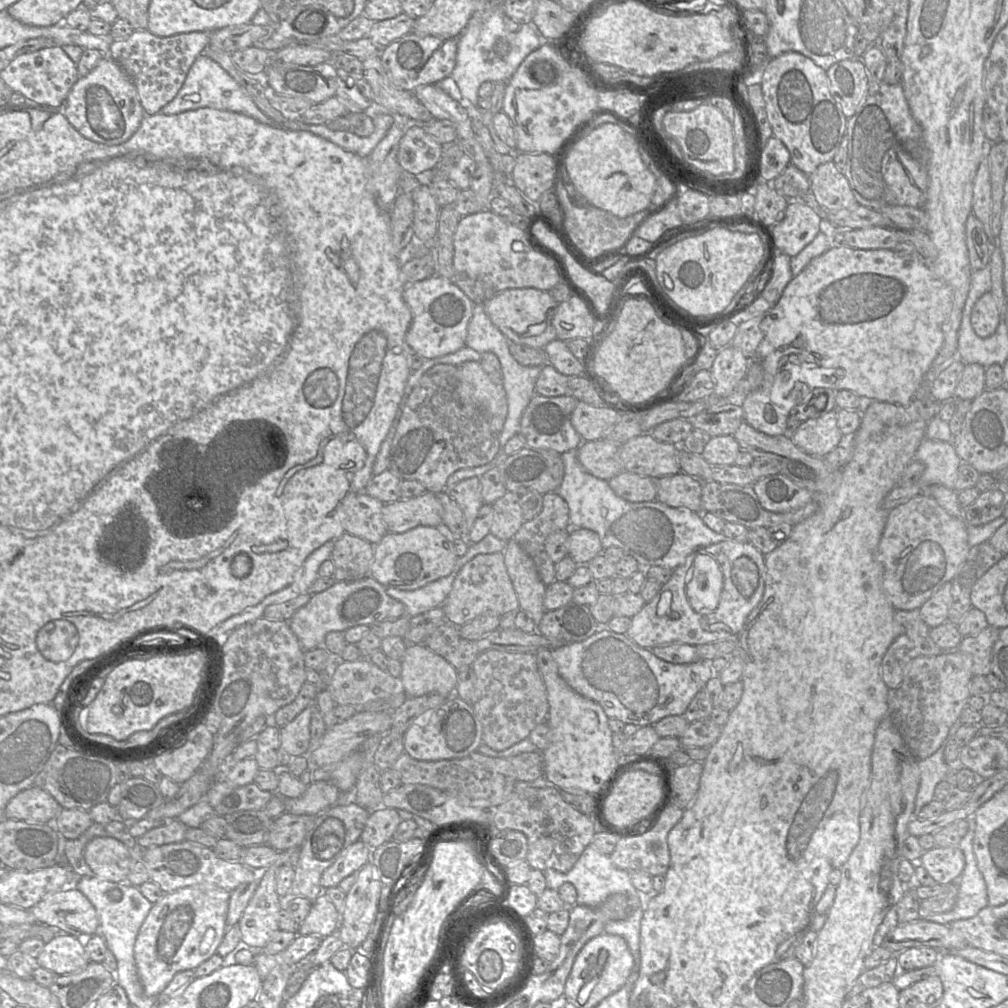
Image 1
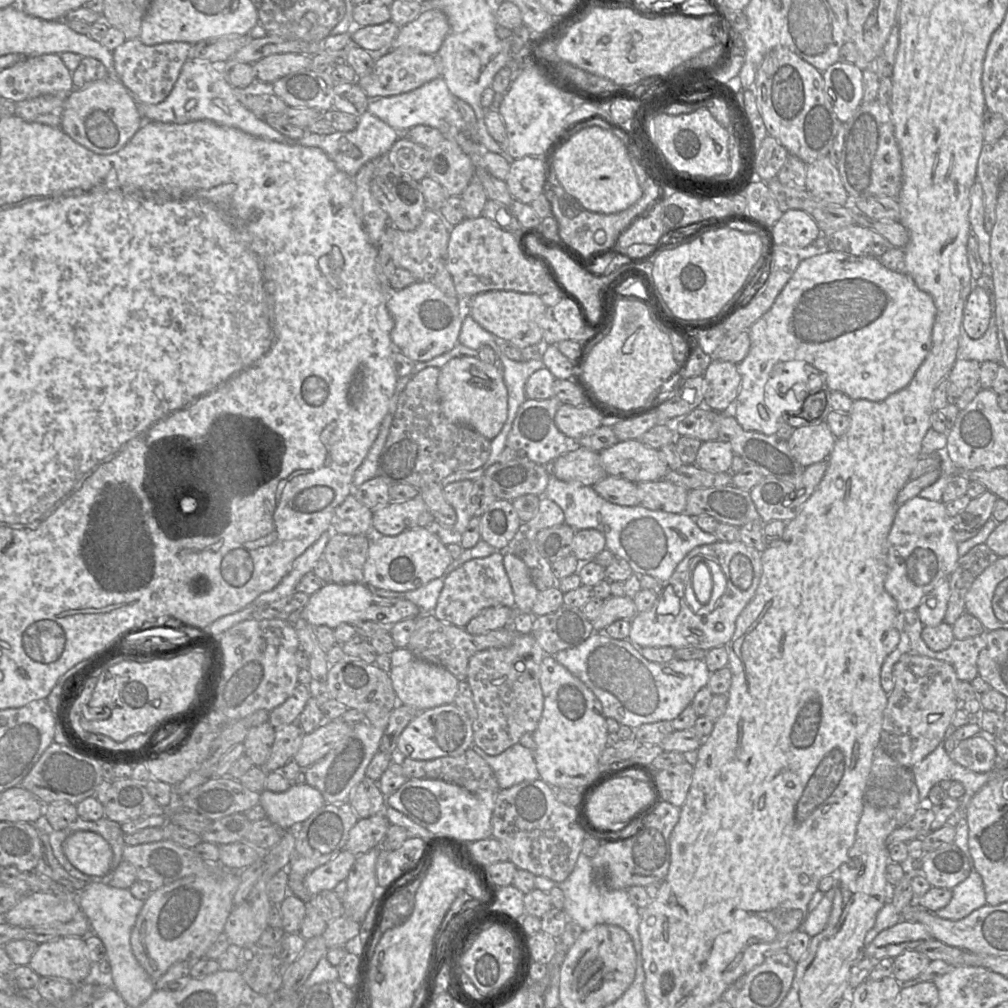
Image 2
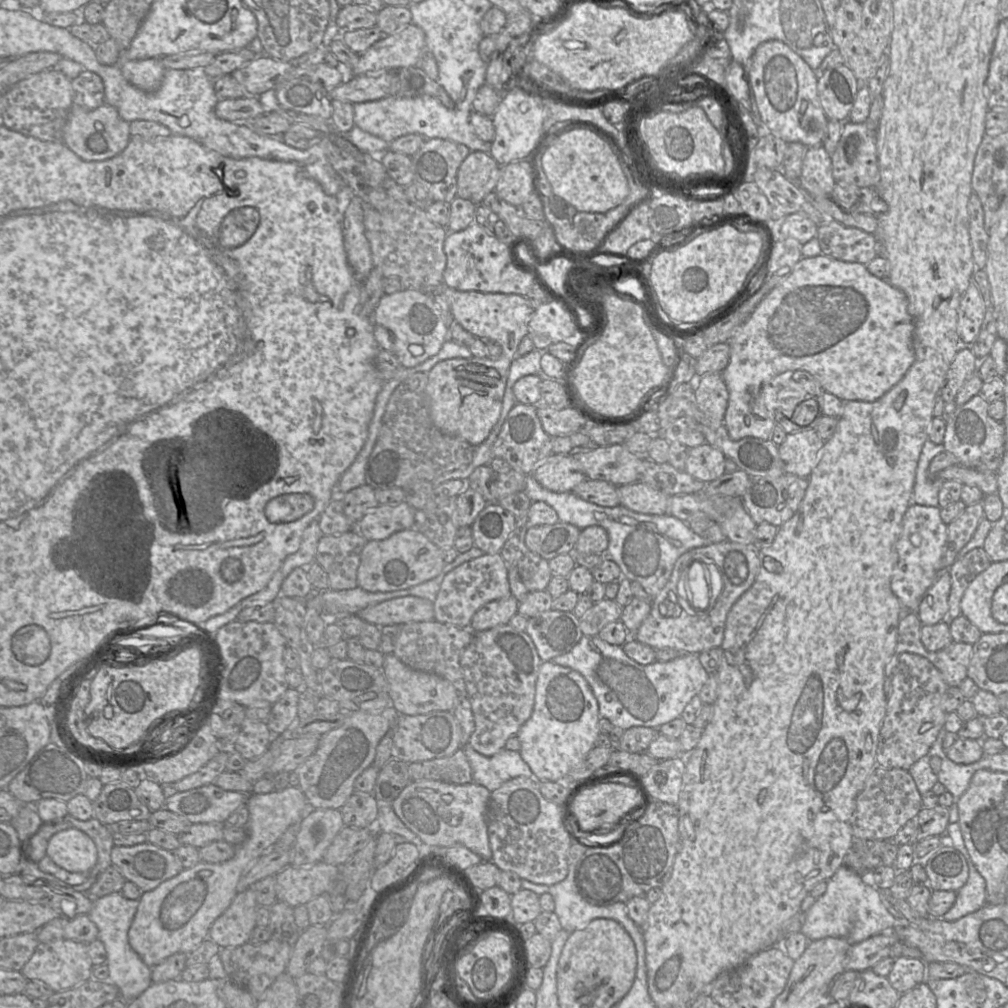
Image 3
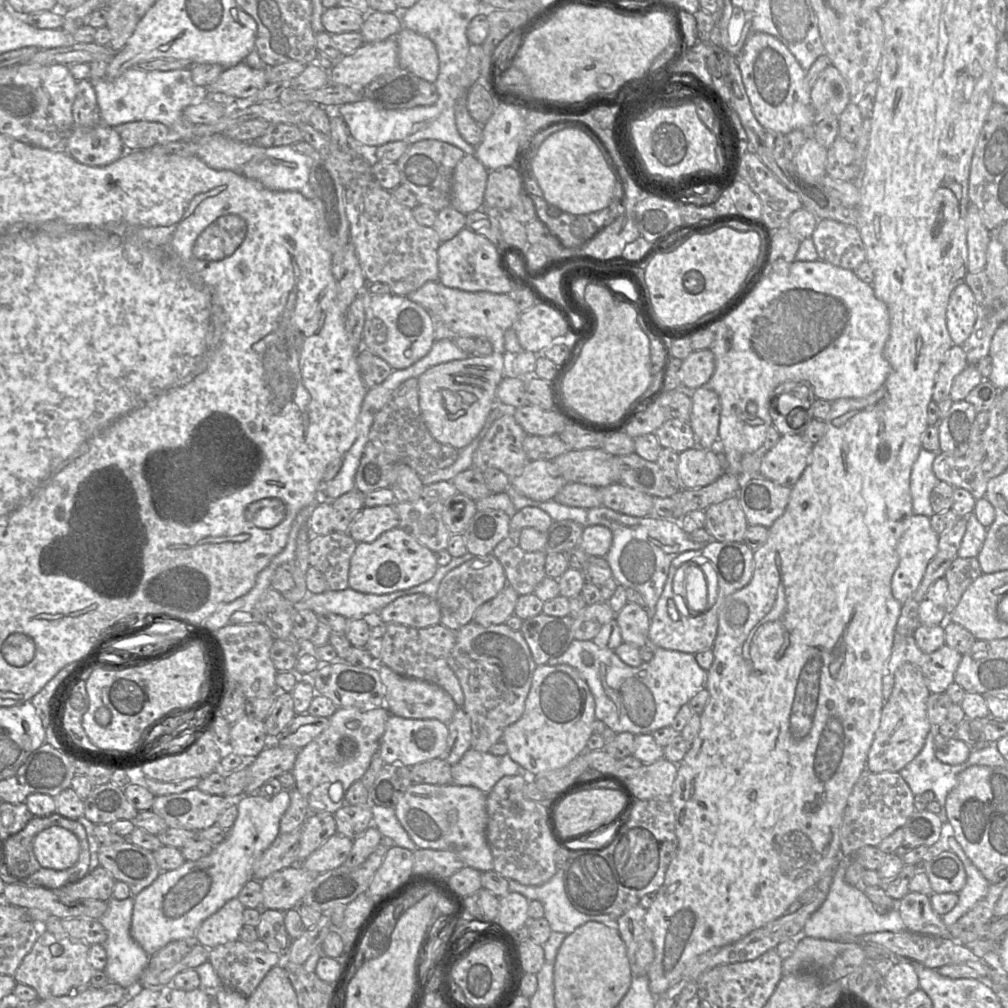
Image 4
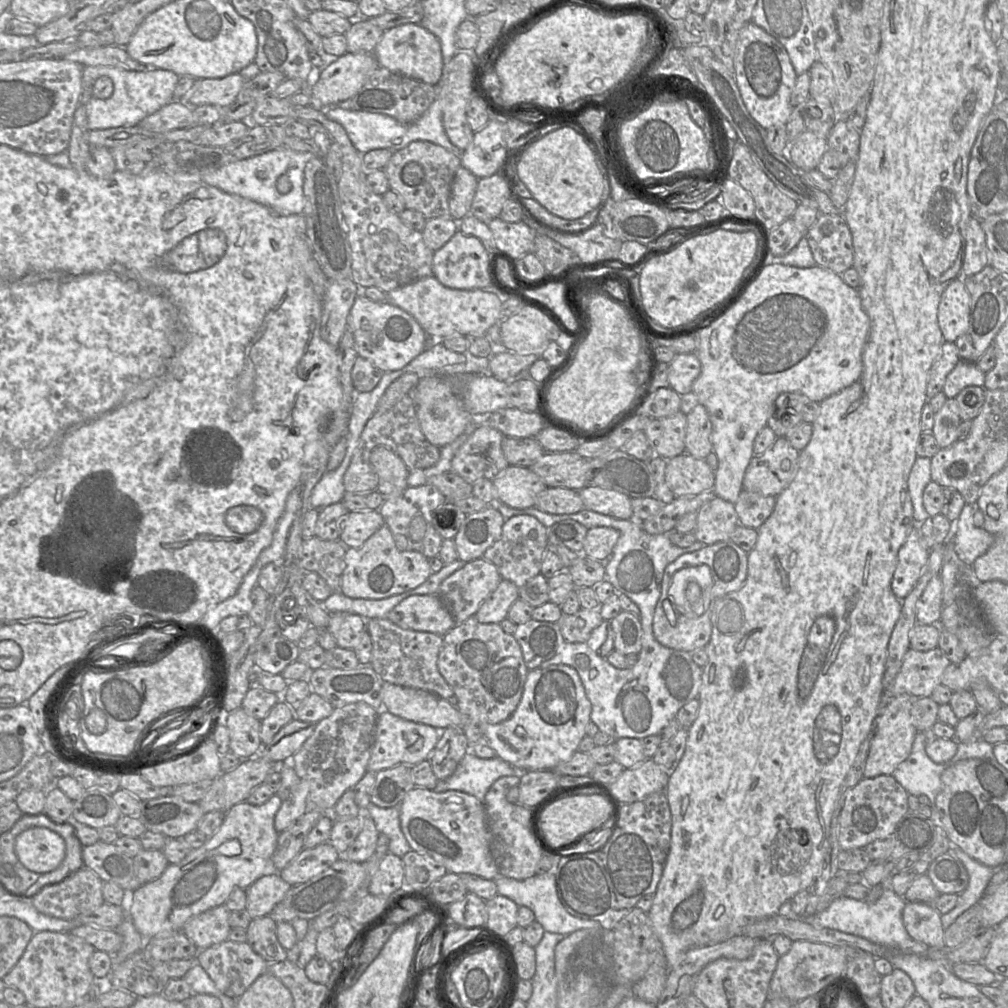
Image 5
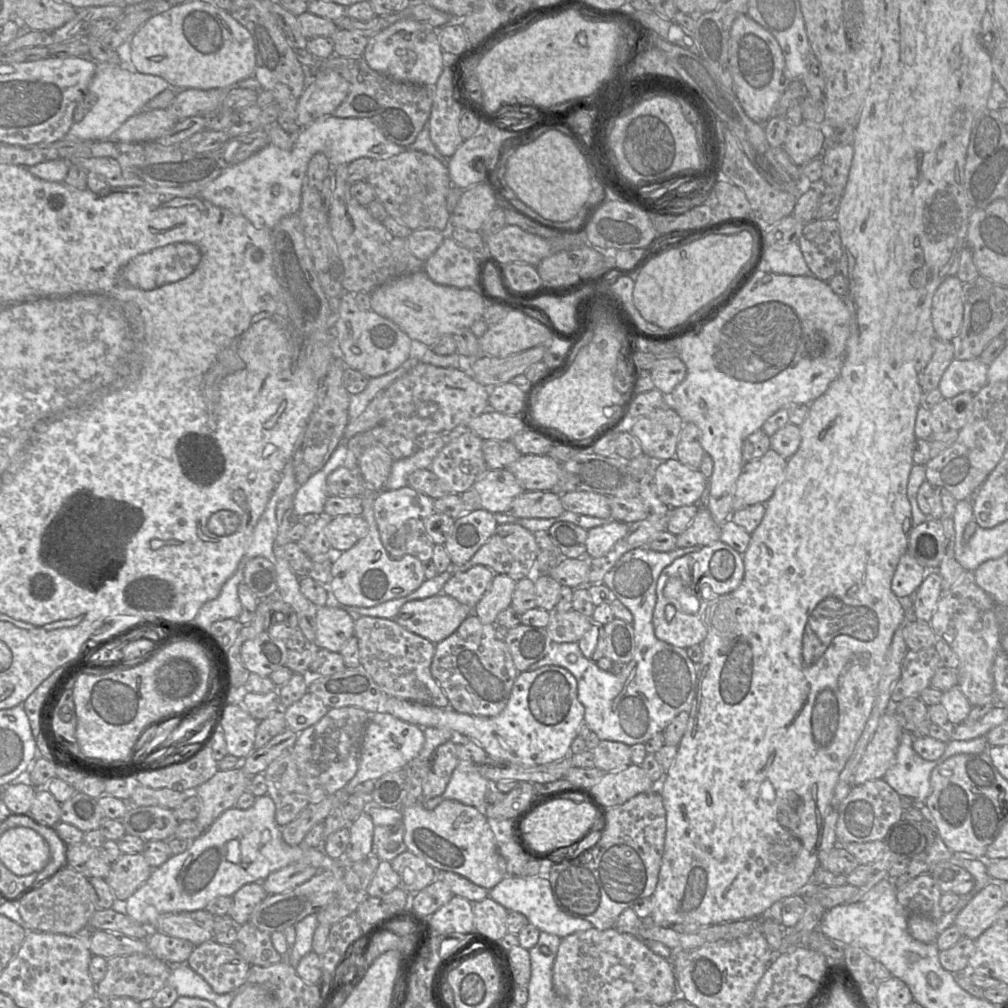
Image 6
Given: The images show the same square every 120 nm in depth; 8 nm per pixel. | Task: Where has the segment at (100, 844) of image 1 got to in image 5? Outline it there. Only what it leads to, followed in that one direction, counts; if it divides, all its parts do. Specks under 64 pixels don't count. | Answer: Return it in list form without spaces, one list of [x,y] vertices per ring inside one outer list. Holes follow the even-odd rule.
[[[31,827],[15,841],[15,851],[25,868],[38,874],[55,870],[66,855],[64,839],[45,827]]]

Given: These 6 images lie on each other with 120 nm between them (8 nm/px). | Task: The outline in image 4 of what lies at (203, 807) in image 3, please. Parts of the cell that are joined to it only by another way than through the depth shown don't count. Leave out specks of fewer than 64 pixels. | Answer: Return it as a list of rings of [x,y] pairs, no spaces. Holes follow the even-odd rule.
[[[193,788],[177,794],[155,796],[151,810],[162,817],[168,827],[201,831],[215,825],[218,816],[236,805],[238,799]]]

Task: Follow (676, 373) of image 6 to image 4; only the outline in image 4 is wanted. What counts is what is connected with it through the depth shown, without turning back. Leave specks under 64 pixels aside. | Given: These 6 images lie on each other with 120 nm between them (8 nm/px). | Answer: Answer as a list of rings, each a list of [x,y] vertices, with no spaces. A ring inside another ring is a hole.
[[[710,349],[693,351],[682,361],[680,369],[681,387],[686,391],[705,386],[715,370],[715,357]]]

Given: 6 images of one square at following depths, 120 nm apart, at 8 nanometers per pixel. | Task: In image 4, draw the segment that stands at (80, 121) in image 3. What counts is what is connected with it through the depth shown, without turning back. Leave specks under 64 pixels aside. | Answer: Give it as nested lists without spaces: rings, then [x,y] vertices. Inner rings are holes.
[[[100,123],[94,127],[73,125],[66,152],[82,164],[102,167],[120,159],[126,149],[115,129]]]

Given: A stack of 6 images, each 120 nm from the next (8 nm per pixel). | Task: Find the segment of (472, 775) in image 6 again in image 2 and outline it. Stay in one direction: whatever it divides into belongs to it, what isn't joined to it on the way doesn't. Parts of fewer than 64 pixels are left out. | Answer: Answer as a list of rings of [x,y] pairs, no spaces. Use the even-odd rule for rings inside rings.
[[[519,743],[496,756],[488,755],[475,744],[471,748],[492,768],[500,790],[540,779],[533,751]]]

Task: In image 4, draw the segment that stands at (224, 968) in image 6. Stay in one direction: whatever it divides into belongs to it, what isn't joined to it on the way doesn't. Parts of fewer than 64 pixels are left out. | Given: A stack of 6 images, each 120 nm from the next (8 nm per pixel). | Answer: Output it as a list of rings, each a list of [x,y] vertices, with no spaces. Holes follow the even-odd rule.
[[[238,939],[210,949],[208,961],[213,966],[222,986],[249,997],[268,971],[281,964],[282,959],[260,939],[251,943],[242,942]]]

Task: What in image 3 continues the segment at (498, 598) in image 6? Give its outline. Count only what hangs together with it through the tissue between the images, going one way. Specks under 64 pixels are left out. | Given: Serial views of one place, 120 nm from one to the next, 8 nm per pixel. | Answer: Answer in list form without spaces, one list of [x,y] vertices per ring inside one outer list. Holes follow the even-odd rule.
[[[511,595],[485,604],[472,617],[470,629],[476,633],[508,624],[518,613],[518,603]]]

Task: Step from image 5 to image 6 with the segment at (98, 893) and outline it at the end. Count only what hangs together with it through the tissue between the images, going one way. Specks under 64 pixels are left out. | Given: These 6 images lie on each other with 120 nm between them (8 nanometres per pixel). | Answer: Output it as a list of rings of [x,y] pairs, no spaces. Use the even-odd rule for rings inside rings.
[[[69,866],[58,870],[48,881],[33,889],[16,905],[27,931],[63,935],[78,933],[88,925],[91,916],[98,910],[89,878]]]

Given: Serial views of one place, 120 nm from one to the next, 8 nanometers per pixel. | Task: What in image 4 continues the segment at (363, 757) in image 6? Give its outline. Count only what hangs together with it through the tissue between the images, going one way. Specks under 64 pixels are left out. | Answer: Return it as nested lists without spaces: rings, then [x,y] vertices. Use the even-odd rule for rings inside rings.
[[[390,714],[378,753],[386,764],[403,764],[407,767],[439,758],[447,748],[447,724],[436,719],[411,719]]]

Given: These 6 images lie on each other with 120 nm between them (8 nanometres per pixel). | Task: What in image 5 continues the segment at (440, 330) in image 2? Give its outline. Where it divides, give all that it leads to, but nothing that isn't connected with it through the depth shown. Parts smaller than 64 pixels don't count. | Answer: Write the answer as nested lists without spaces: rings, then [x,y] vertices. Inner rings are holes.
[[[361,294],[352,305],[347,329],[350,329],[354,335],[357,355],[369,360],[384,373],[403,368],[425,350],[427,334],[411,314],[386,301],[375,302]]]

